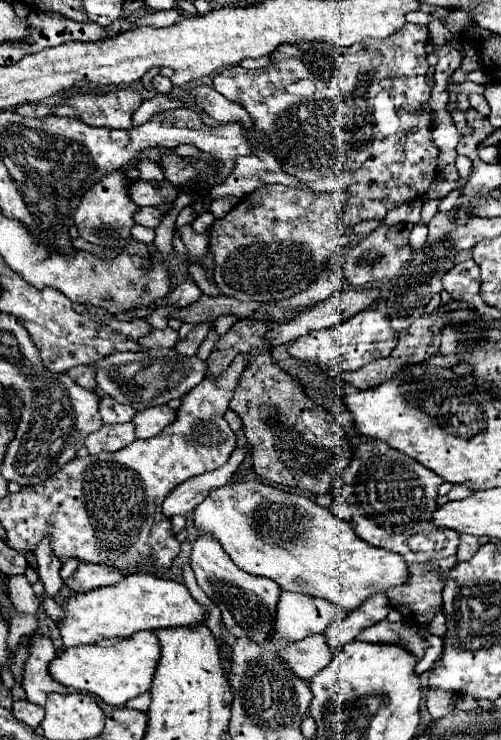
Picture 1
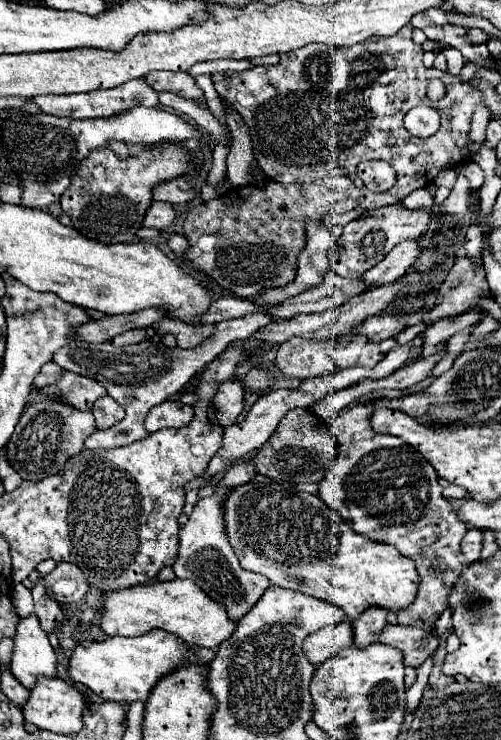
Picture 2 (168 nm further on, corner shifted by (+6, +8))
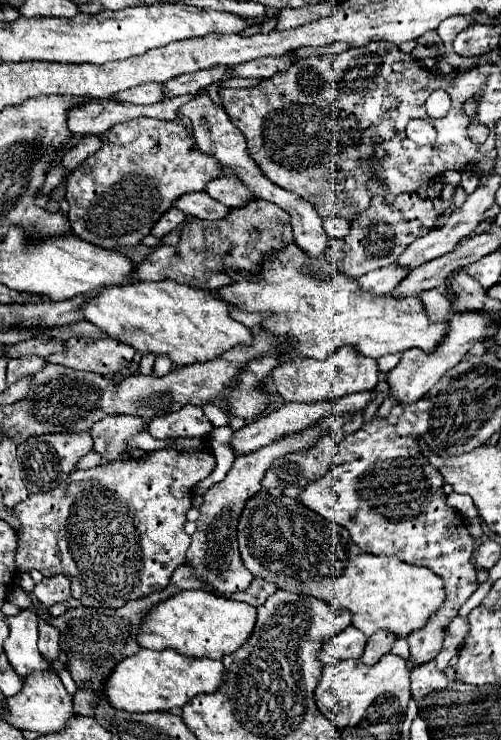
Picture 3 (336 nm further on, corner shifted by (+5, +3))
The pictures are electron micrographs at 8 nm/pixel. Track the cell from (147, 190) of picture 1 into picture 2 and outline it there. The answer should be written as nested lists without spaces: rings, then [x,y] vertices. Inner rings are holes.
[[[176,178],[176,180],[170,180],[170,182],[154,188],[154,200],[164,200],[170,204],[190,202],[196,196],[198,196],[198,192],[194,190],[194,184],[186,178]]]

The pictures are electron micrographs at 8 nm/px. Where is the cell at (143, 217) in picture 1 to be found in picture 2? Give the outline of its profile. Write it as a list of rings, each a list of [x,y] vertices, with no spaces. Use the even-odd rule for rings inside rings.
[[[152,202],[152,206],[148,208],[148,214],[144,218],[144,226],[152,226],[158,230],[164,230],[172,224],[172,220],[176,218],[176,212],[172,208],[172,204],[166,202]]]

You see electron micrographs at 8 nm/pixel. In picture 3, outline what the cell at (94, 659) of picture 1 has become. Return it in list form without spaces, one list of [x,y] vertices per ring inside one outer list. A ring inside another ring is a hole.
[[[139,649],[135,655],[121,659],[101,685],[105,699],[129,713],[149,713],[149,711],[171,711],[183,707],[193,695],[213,693],[221,685],[223,663],[217,659],[195,659],[181,655],[175,649],[151,651]]]

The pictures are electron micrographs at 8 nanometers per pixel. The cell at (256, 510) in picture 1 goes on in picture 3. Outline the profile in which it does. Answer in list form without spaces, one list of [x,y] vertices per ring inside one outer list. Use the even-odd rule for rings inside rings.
[[[265,489],[247,501],[239,517],[237,543],[243,565],[255,577],[351,611],[353,625],[365,635],[379,629],[409,635],[409,631],[423,627],[445,599],[441,577],[433,571],[409,565],[395,555],[365,553],[351,541],[345,527],[329,523],[299,499],[275,497]]]

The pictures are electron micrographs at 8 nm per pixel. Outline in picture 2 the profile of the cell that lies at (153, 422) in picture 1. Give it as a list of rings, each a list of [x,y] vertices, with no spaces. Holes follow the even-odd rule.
[[[166,400],[150,410],[144,426],[148,432],[156,432],[162,428],[180,428],[192,420],[192,414],[192,406],[176,400]]]

